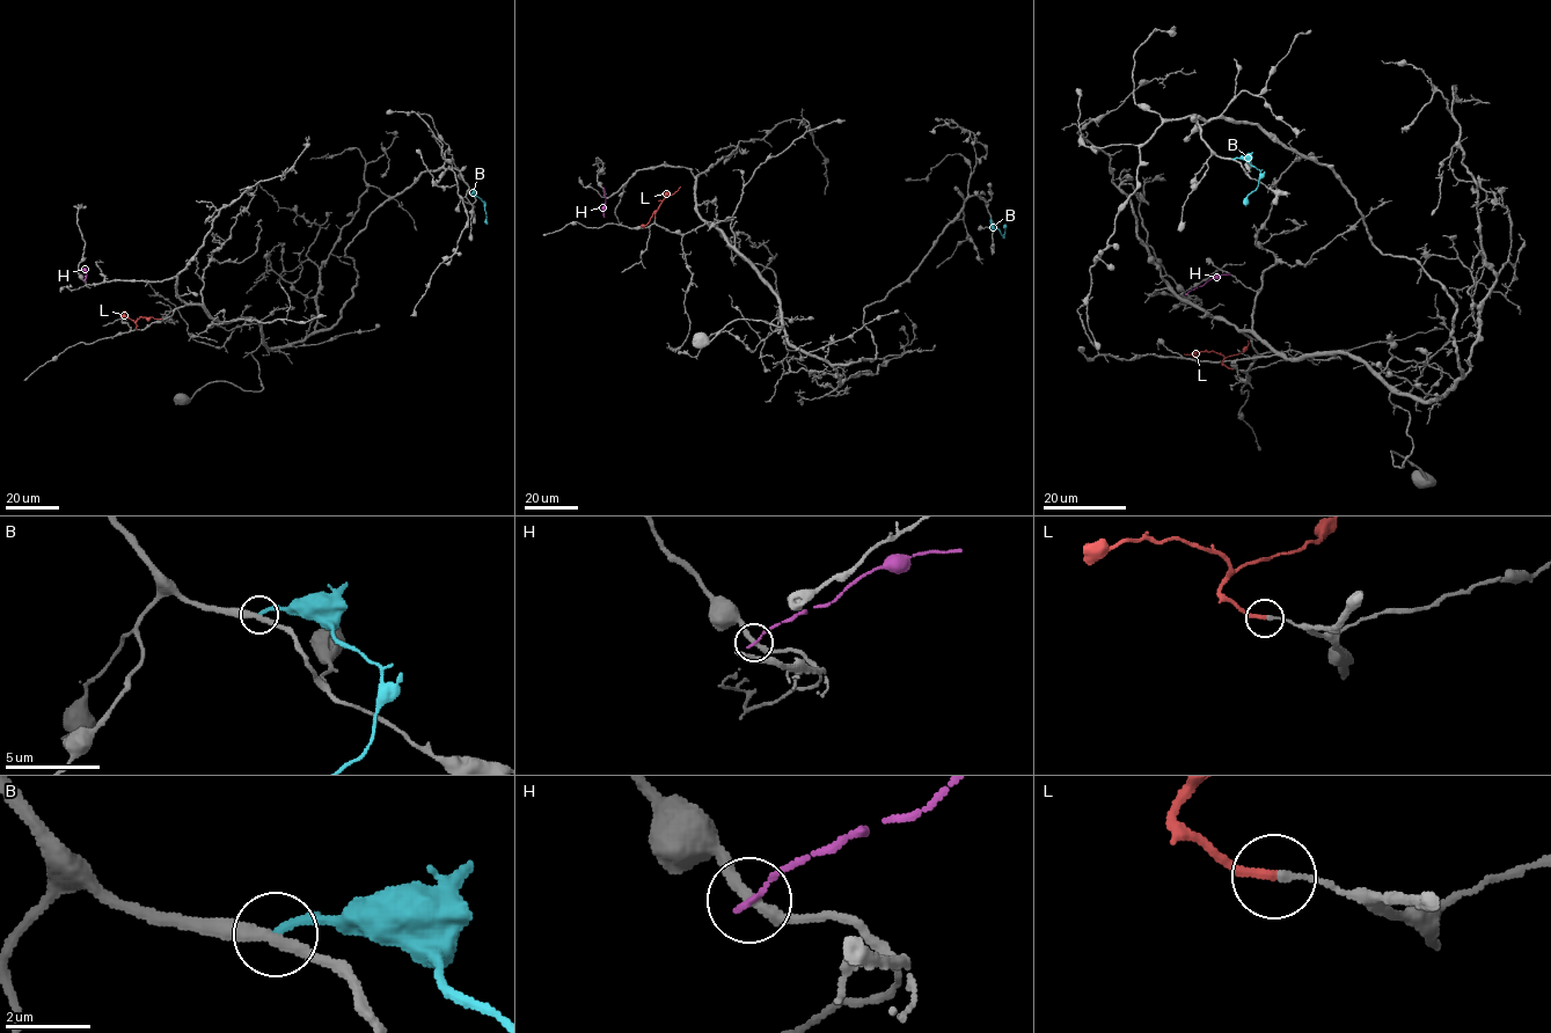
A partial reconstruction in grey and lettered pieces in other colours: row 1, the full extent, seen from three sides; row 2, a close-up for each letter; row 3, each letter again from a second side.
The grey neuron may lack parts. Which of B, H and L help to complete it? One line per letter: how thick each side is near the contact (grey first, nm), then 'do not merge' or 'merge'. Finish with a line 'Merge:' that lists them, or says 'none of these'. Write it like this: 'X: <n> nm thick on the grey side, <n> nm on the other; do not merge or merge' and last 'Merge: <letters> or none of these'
B: 280 nm thick on the grey side, 200 nm on the other; do not merge
H: 240 nm thick on the grey side, 120 nm on the other; do not merge
L: 170 nm thick on the grey side, 240 nm on the other; merge
Merge: L

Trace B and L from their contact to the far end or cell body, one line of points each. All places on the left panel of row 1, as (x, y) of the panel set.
B: (472, 193), (483, 202), (487, 224)
L: (136, 328), (141, 317), (161, 319)

